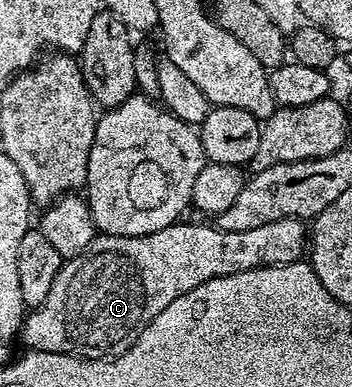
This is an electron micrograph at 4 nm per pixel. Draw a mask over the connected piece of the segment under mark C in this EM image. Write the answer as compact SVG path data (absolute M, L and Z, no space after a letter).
M298 217L277 219L277 223L253 227L253 231L221 231L211 223L183 224L176 223L161 231L136 237L96 236L83 254L64 260L45 303L34 306L24 316L22 344L24 341L31 351L64 353L70 357L87 357L90 361L119 357L137 343L137 335L141 335L141 331L145 331L145 327L149 327L152 319L161 315L173 299L181 299L181 295L193 291L193 287L201 287L201 283L209 283L209 279L237 275L241 271L302 261L309 249L308 226Z

